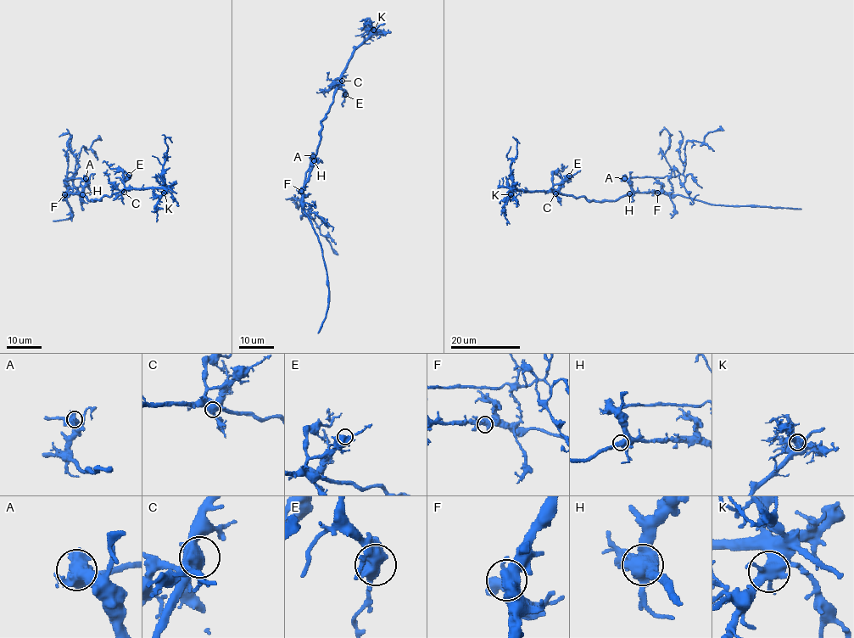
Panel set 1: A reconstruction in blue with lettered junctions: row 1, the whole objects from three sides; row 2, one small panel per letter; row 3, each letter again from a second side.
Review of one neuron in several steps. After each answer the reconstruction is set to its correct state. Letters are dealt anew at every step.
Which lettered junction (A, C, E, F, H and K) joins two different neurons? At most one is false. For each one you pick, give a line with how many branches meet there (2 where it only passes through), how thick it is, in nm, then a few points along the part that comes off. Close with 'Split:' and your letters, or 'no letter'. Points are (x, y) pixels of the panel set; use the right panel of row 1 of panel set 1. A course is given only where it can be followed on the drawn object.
A: branches 3; calibre 550 nm; course (624, 178), (677, 176), (683, 169), (686, 142), (702, 142), (709, 132), (723, 130)
Split: A

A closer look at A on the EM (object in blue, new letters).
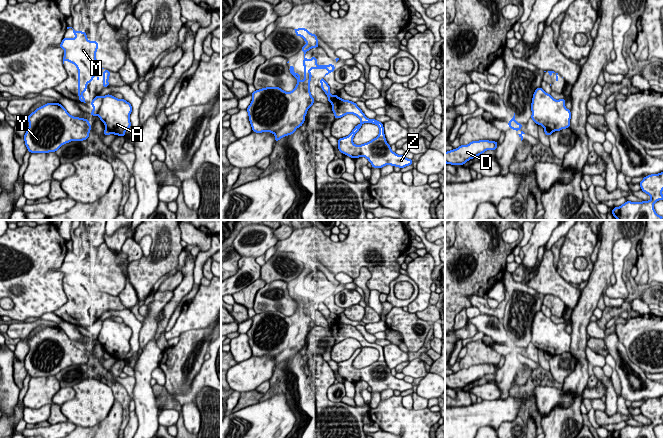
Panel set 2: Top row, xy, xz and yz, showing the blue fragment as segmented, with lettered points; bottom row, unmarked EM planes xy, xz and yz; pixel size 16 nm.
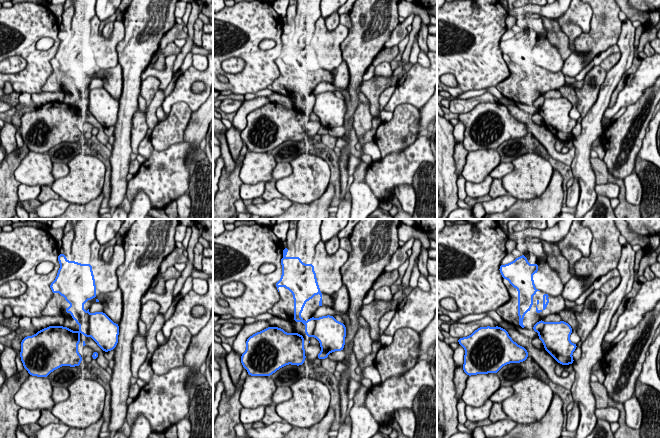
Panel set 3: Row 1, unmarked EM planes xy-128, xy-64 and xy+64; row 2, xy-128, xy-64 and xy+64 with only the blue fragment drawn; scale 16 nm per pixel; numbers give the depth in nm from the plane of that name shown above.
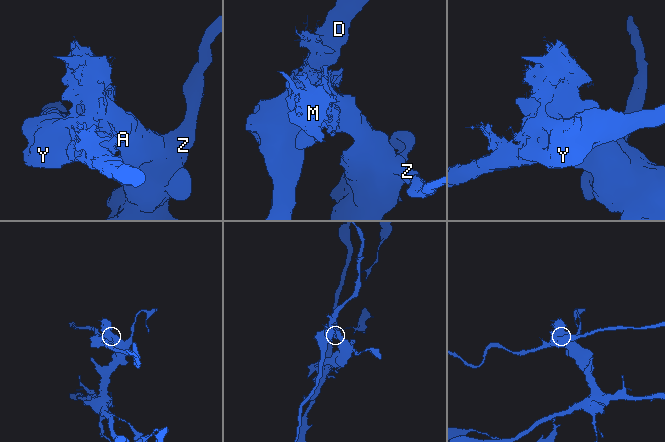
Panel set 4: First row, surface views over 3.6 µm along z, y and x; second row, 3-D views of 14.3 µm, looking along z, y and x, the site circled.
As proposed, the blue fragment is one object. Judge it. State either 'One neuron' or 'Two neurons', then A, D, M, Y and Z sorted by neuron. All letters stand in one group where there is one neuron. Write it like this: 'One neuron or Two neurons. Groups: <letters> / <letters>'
Two neurons. Groups: A Z / D M Y

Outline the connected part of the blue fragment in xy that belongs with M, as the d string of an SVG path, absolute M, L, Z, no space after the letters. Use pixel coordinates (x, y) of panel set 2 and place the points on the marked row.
M73 29L73 33L75 34L75 38L74 38L74 39L73 39L73 38L63 38L63 40L62 40L61 44L59 45L59 47L61 47L61 48L64 49L63 64L64 64L65 61L69 61L70 63L74 64L74 65L76 66L77 70L78 70L78 96L79 96L79 102L84 102L84 103L86 103L86 102L85 102L85 98L84 98L84 96L83 96L83 93L88 89L87 84L88 84L89 82L92 82L92 81L93 81L93 78L98 74L98 71L99 71L100 69L103 69L103 70L104 70L104 71L103 71L103 88L105 88L105 87L107 87L107 86L110 86L110 84L108 83L108 80L109 80L109 76L110 76L110 72L111 72L111 71L105 70L104 68L102 68L102 67L100 66L99 62L98 62L97 59L96 59L96 51L98 50L98 42L97 42L97 41L89 41L89 40L88 40L88 37L86 36L86 32L75 31L75 30Z

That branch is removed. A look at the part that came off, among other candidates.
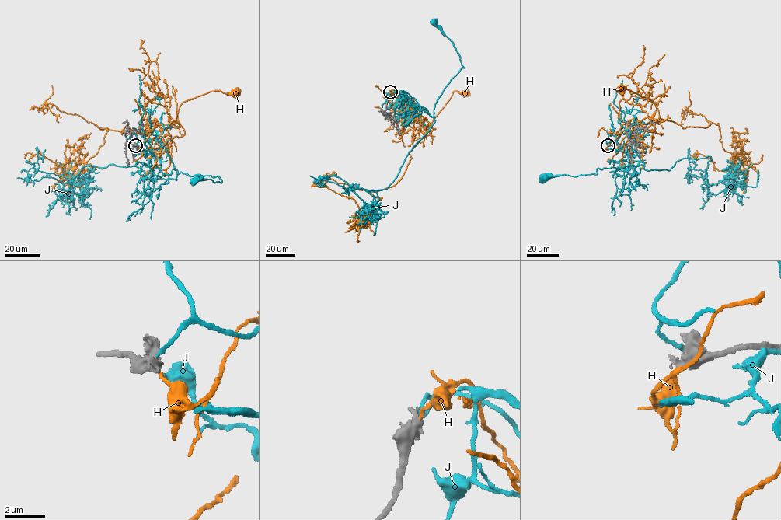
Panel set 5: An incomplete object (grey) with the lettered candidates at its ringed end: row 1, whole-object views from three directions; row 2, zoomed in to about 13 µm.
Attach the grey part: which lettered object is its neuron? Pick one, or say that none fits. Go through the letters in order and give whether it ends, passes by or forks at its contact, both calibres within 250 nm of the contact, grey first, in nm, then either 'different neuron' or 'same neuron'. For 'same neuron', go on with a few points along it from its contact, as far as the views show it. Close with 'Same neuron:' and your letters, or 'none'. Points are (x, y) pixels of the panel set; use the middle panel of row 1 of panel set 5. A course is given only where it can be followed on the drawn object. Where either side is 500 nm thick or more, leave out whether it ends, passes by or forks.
H: 550/140 nm | different neuron
J: 800/160 nm | different neuron
Same neuron: none

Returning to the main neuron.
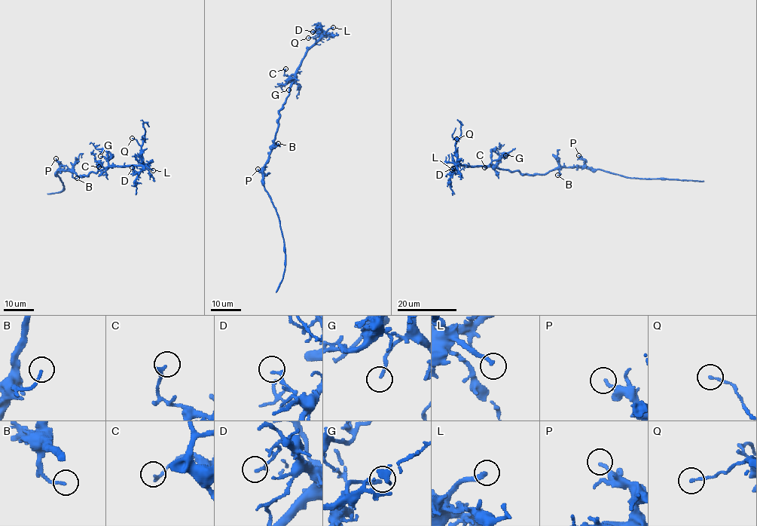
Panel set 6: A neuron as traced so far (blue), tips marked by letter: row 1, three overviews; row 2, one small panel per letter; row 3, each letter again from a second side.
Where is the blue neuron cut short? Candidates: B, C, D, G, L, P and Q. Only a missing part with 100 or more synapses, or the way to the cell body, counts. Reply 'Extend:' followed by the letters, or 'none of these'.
Extend: L

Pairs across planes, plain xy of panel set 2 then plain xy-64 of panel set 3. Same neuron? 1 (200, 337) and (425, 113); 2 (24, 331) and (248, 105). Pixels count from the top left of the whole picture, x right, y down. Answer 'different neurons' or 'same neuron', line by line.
1: different neurons
2: different neurons

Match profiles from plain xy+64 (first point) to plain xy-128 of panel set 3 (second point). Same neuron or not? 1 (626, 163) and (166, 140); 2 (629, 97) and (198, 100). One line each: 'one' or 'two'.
1: one
2: one

